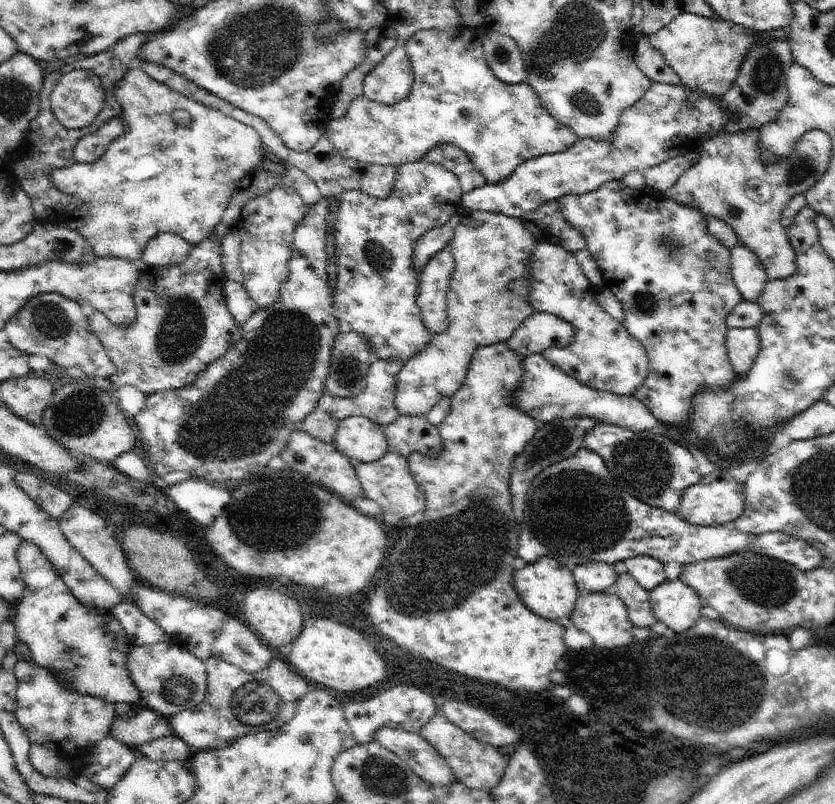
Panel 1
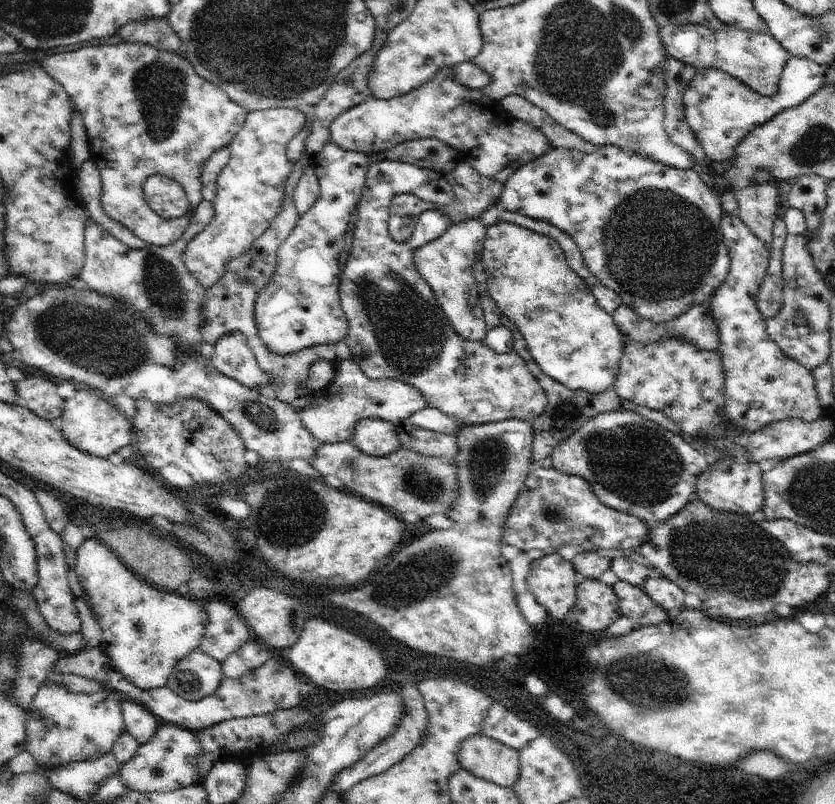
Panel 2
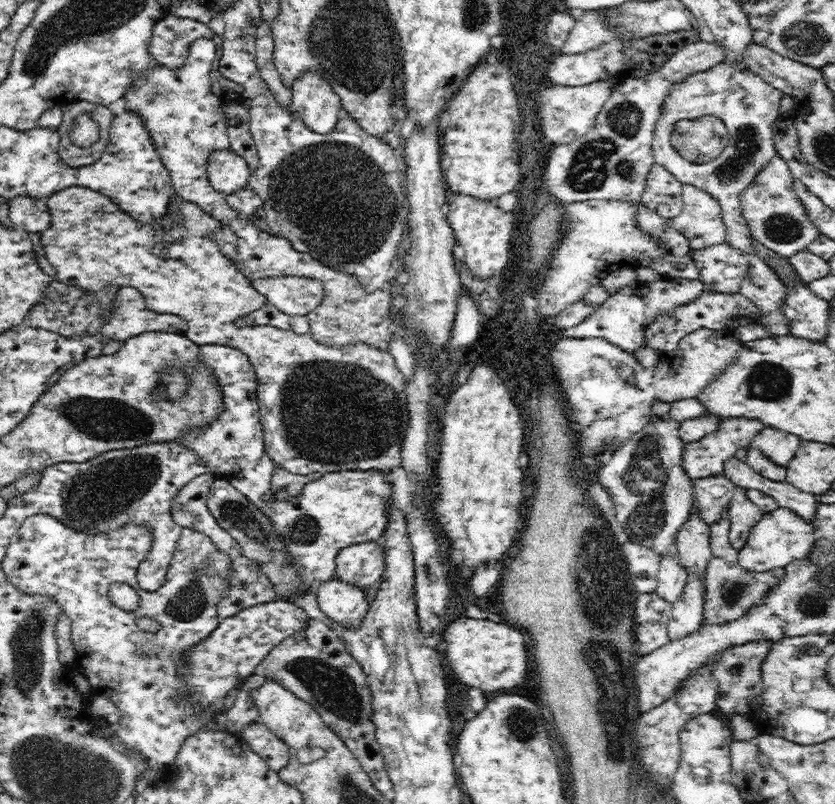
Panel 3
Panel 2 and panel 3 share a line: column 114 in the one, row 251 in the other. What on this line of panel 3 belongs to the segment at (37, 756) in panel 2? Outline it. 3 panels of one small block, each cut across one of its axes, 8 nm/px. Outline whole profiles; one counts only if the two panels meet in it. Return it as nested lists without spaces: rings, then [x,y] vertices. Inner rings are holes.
[[[720,242],[692,250],[690,254],[700,270],[700,280],[714,284],[722,294],[738,294],[740,284],[750,272],[750,254],[732,246],[730,242]]]

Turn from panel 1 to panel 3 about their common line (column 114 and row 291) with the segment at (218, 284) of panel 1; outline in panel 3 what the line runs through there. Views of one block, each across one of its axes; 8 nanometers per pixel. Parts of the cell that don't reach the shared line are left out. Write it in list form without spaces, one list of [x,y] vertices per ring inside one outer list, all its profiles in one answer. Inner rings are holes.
[[[196,40],[190,44],[188,58],[184,58],[180,66],[170,68],[154,60],[154,64],[146,66],[144,70],[132,68],[130,84],[126,86],[124,92],[126,114],[134,114],[138,120],[142,120],[142,126],[150,136],[152,148],[160,156],[160,162],[170,176],[174,192],[180,198],[184,198],[184,202],[196,204],[216,220],[230,220],[230,226],[238,234],[238,250],[228,260],[242,276],[254,280],[264,276],[288,274],[288,276],[318,280],[326,296],[314,308],[314,312],[308,314],[310,332],[316,336],[316,340],[338,342],[338,344],[362,340],[366,344],[388,350],[386,342],[398,342],[396,336],[390,332],[390,324],[394,322],[394,312],[390,312],[392,306],[390,290],[364,294],[350,276],[338,274],[332,268],[326,268],[320,262],[312,260],[308,254],[294,250],[294,246],[288,240],[270,236],[268,232],[260,230],[258,224],[236,220],[236,216],[230,212],[226,204],[228,202],[226,196],[214,190],[208,178],[210,156],[214,152],[230,148],[222,102],[218,94],[214,94],[212,90],[212,68],[216,60],[218,60],[218,48],[214,40]]]

